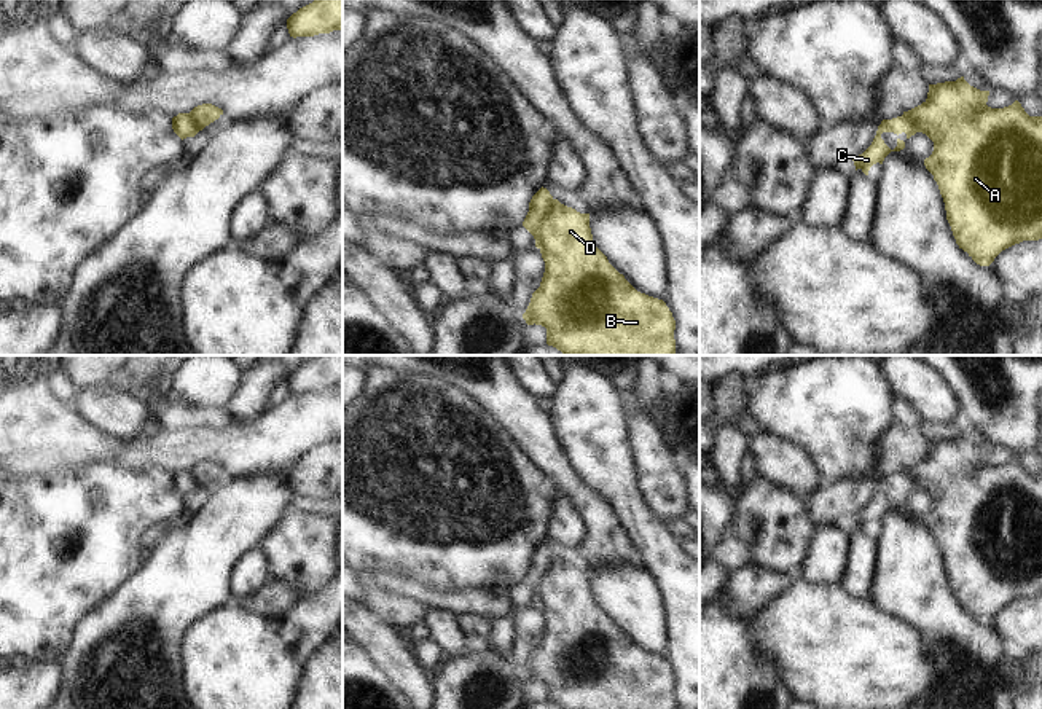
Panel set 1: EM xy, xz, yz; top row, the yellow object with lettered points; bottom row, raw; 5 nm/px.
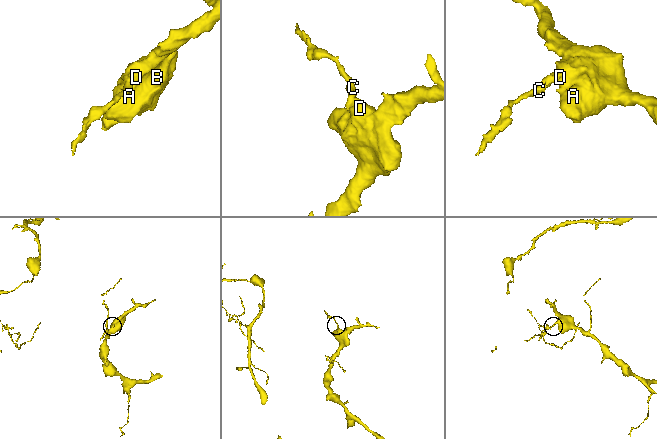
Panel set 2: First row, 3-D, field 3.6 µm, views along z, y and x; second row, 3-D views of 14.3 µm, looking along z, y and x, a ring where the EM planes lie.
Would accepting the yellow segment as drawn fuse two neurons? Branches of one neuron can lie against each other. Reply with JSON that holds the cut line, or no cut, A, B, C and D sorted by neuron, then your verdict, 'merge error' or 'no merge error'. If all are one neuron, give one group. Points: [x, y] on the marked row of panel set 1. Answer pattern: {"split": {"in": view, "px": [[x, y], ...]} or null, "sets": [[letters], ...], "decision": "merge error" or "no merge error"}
{"split": {"in": "xz", "px": [[553, 199], [534, 238]]}, "sets": [["A", "B", "D"], ["C"]], "decision": "merge error"}

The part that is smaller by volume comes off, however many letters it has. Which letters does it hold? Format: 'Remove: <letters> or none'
Remove: C

